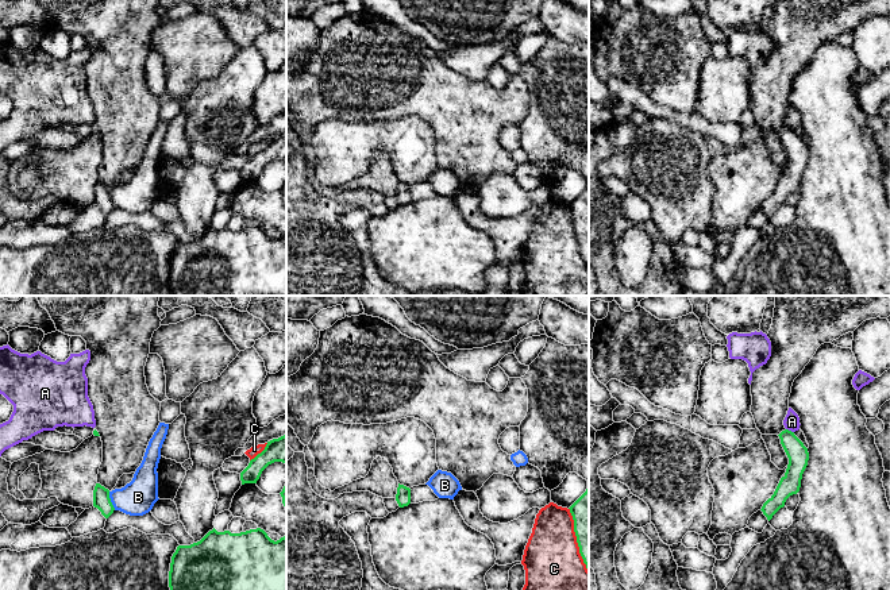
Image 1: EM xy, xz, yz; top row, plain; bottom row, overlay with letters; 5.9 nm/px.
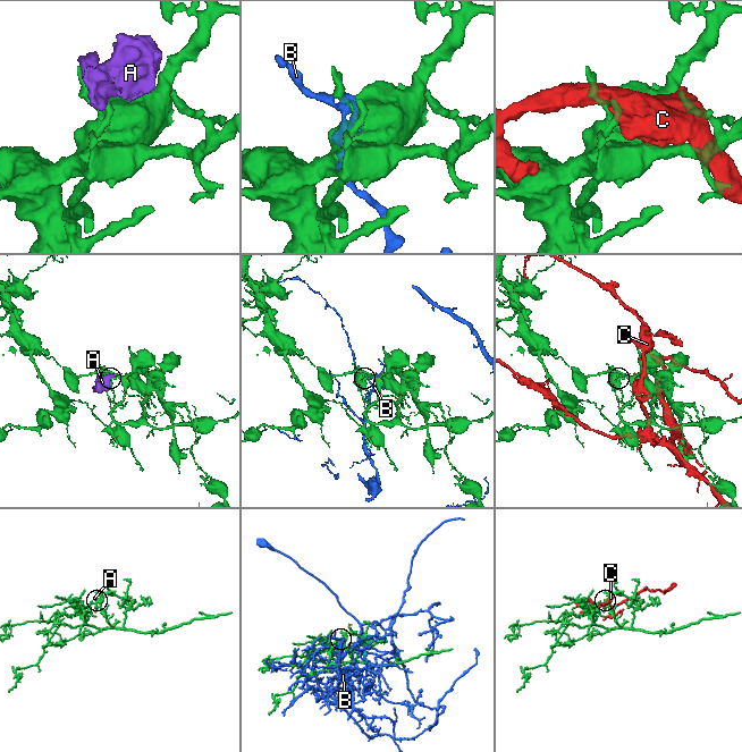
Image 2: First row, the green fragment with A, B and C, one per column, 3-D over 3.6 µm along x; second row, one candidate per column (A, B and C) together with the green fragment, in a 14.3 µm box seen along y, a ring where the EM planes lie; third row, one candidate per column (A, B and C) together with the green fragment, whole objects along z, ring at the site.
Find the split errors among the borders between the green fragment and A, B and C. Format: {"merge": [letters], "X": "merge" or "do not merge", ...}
{"merge": [], "A": "do not merge", "B": "do not merge", "C": "do not merge"}

